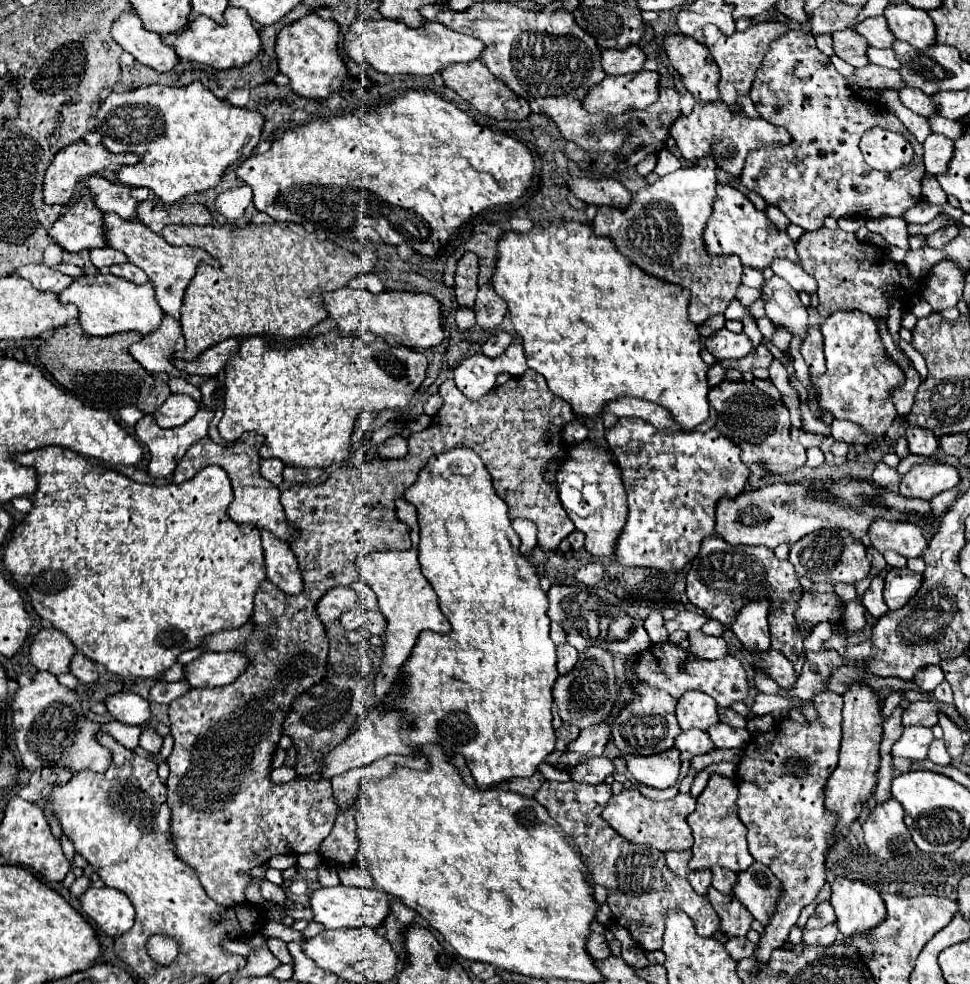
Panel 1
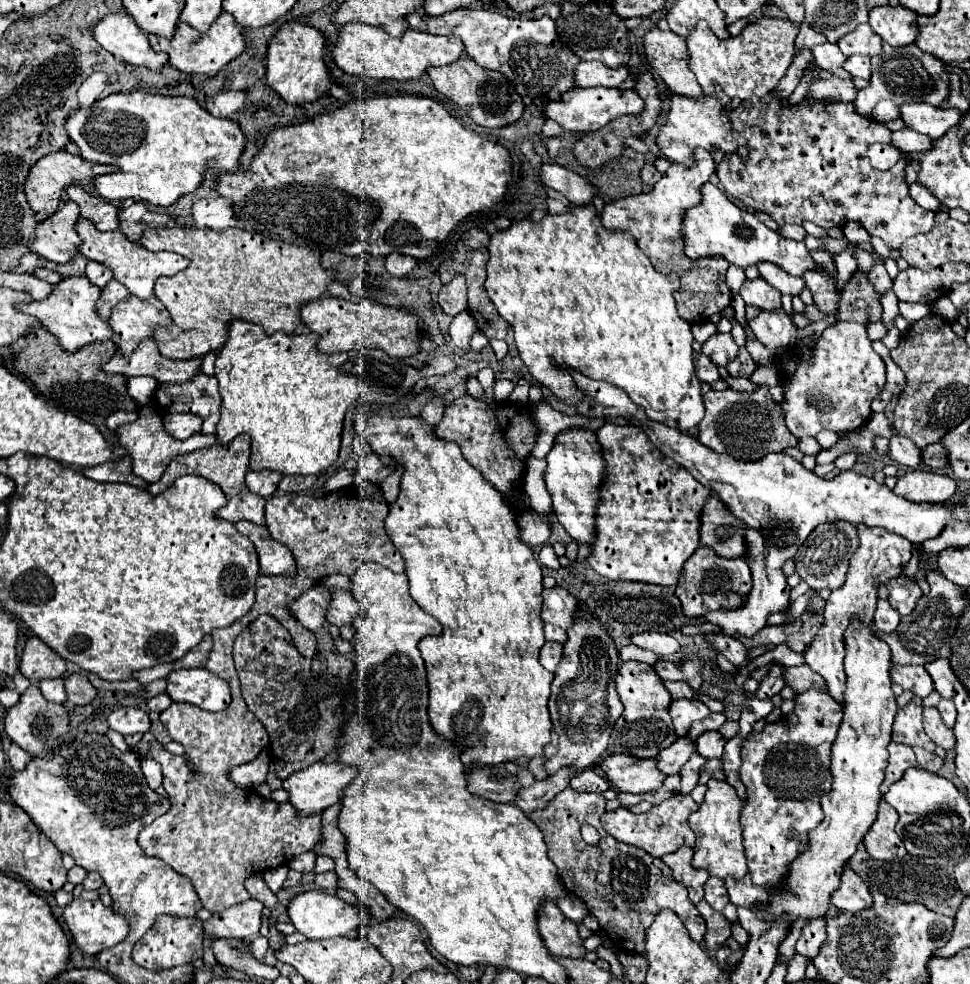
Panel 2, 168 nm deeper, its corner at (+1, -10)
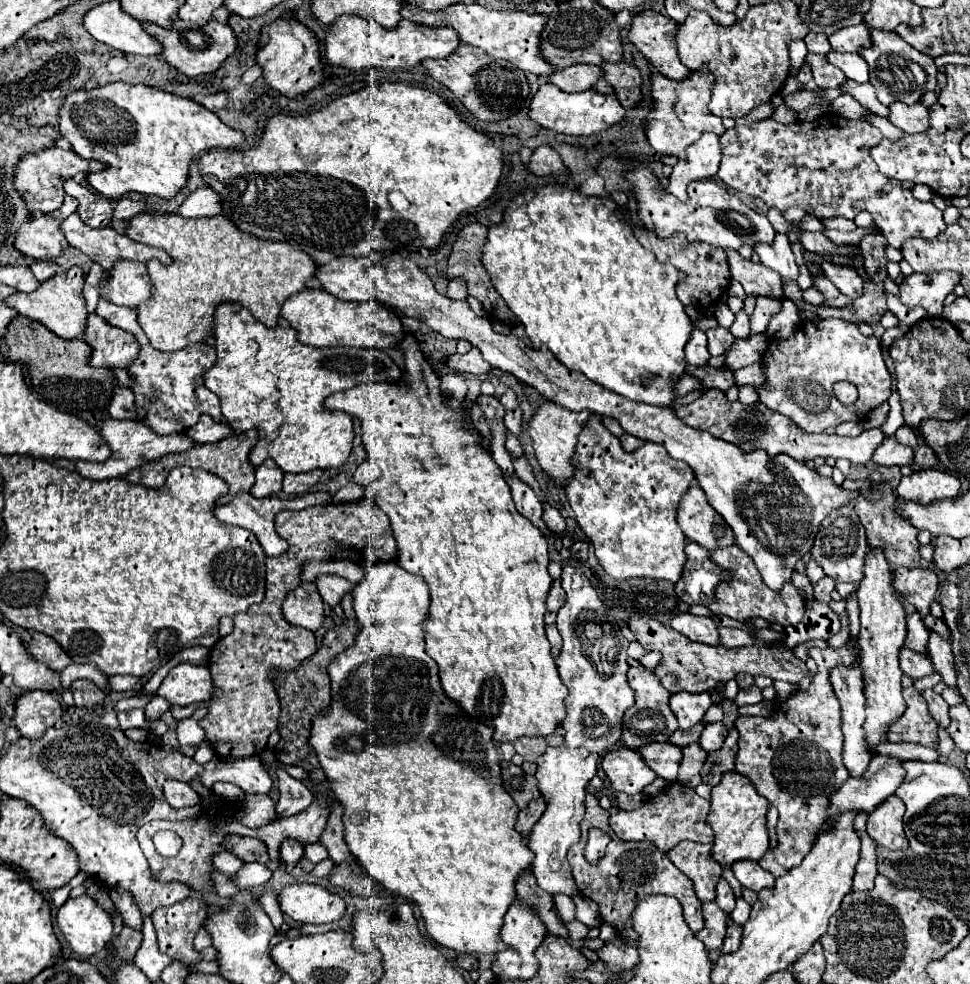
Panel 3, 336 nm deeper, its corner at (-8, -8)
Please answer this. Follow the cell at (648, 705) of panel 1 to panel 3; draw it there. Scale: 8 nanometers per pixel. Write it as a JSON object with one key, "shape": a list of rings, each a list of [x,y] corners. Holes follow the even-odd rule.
{"shape":[[[629,668],[629,686],[635,692],[635,704],[623,716],[623,744],[635,750],[651,742],[667,742],[667,738],[677,730],[677,718],[669,708],[671,694],[647,668]]]}

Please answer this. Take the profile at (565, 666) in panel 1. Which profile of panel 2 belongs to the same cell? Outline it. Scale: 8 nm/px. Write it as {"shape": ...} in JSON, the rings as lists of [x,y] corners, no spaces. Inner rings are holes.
{"shape":[[[546,642],[546,644],[542,646],[542,650],[540,650],[540,664],[542,664],[546,670],[554,672],[556,666],[560,664],[562,648],[564,648],[564,646],[558,644],[558,642]]]}

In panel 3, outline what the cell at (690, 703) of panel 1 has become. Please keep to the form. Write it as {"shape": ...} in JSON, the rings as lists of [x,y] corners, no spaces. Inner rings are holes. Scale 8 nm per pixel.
{"shape":[[[677,692],[671,696],[669,706],[673,710],[673,714],[677,716],[679,728],[681,730],[689,730],[691,726],[695,726],[703,714],[709,710],[711,706],[711,694],[709,692]]]}

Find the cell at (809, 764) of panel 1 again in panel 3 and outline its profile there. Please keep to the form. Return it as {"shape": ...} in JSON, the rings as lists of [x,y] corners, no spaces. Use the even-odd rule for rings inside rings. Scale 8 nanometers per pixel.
{"shape":[[[847,640],[841,648],[811,648],[809,656],[817,664],[817,674],[805,692],[797,690],[767,718],[739,716],[735,720],[735,728],[739,732],[735,770],[747,776],[755,790],[779,810],[777,850],[767,852],[759,860],[761,868],[771,872],[775,878],[797,866],[811,850],[815,832],[825,824],[829,796],[849,778],[841,760],[841,708],[829,682],[829,672],[835,666],[849,666],[861,660],[861,656],[857,656],[857,640]]]}

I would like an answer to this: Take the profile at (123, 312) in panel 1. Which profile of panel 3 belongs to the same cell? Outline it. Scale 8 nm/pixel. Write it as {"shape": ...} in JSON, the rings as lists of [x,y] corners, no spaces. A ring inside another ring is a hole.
{"shape":[[[73,266],[67,272],[55,274],[53,278],[41,282],[41,286],[31,292],[17,292],[13,296],[9,296],[9,300],[5,300],[5,304],[9,304],[11,308],[15,308],[19,314],[33,318],[37,322],[41,322],[45,328],[49,328],[53,334],[57,334],[59,338],[71,340],[71,338],[81,338],[83,336],[83,328],[85,328],[85,320],[87,320],[87,310],[85,310],[85,302],[81,298],[81,290],[83,290],[83,272],[81,268]]]}

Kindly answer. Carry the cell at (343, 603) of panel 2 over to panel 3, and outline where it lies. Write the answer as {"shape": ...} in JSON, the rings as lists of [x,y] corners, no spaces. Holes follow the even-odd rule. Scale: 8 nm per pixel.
{"shape":[[[323,574],[315,580],[315,586],[317,586],[317,592],[321,594],[321,598],[329,604],[329,606],[335,606],[341,602],[343,594],[349,592],[353,586],[349,580],[341,578],[341,576],[333,576],[333,574]]]}

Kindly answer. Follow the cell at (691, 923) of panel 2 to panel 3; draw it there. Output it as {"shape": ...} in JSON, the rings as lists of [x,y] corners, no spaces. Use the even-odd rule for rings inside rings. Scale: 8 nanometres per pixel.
{"shape":[[[587,794],[585,808],[587,808],[587,812],[585,812],[585,818],[581,822],[581,832],[587,834],[589,828],[601,828],[603,832],[607,832],[611,836],[609,850],[605,852],[605,856],[599,860],[597,866],[591,866],[583,858],[583,844],[585,844],[585,836],[583,836],[583,840],[569,850],[567,860],[571,864],[573,878],[575,878],[575,884],[577,884],[579,892],[585,898],[591,898],[593,902],[597,902],[601,918],[607,924],[615,926],[615,930],[619,930],[621,936],[637,940],[637,934],[635,934],[635,930],[631,926],[631,912],[633,912],[635,902],[639,898],[645,898],[645,896],[651,896],[651,894],[667,894],[667,896],[675,896],[681,902],[687,926],[693,932],[701,930],[703,928],[701,902],[695,896],[693,882],[677,866],[673,866],[673,862],[667,858],[667,854],[659,852],[655,844],[649,844],[649,842],[625,842],[619,836],[615,836],[615,832],[609,828],[609,822],[607,822],[609,812],[599,806],[599,800],[593,794]]]}

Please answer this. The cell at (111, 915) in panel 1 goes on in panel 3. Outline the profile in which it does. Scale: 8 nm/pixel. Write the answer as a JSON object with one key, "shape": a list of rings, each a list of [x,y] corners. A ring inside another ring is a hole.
{"shape":[[[87,894],[69,898],[57,910],[57,926],[79,956],[101,952],[113,938],[113,924],[109,914]]]}

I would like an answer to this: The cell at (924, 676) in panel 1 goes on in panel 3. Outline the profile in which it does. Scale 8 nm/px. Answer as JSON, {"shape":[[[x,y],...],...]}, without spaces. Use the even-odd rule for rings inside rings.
{"shape":[[[903,646],[901,648],[901,670],[907,676],[911,676],[913,680],[917,680],[917,678],[923,678],[923,676],[931,674],[933,672],[933,664],[931,664],[931,660],[927,656],[911,652],[911,650],[907,650]]]}

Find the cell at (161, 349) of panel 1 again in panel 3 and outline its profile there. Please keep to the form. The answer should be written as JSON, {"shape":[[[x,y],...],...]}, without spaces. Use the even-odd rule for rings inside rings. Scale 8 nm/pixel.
{"shape":[[[119,260],[113,268],[105,270],[105,284],[99,288],[99,296],[113,304],[137,308],[151,296],[153,288],[147,276],[145,264],[133,260]]]}

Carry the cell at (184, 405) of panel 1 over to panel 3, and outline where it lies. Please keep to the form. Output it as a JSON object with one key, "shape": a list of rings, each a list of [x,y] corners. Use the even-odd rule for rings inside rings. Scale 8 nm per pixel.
{"shape":[[[201,416],[199,422],[187,430],[187,436],[193,442],[201,442],[201,444],[217,442],[221,438],[227,438],[229,434],[233,434],[229,424],[227,422],[215,422],[211,416]]]}

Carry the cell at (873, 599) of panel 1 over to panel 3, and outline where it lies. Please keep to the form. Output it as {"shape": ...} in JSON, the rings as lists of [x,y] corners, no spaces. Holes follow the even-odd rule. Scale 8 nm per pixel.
{"shape":[[[917,612],[907,616],[907,640],[905,640],[905,646],[911,648],[913,652],[919,652],[919,654],[927,656],[927,638],[929,638],[929,632],[927,632],[921,616]]]}

